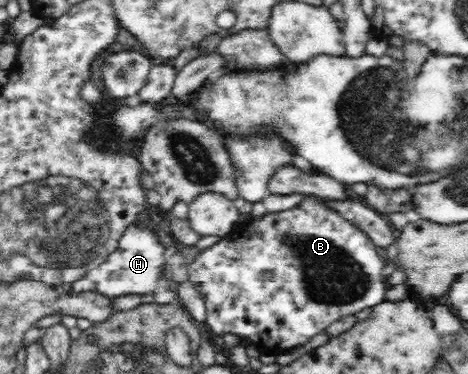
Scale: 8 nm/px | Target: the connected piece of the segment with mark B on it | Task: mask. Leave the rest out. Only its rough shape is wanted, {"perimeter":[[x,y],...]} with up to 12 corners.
{"perimeter":[[308,195],[200,250],[218,336],[303,346],[384,300],[363,230]]}

